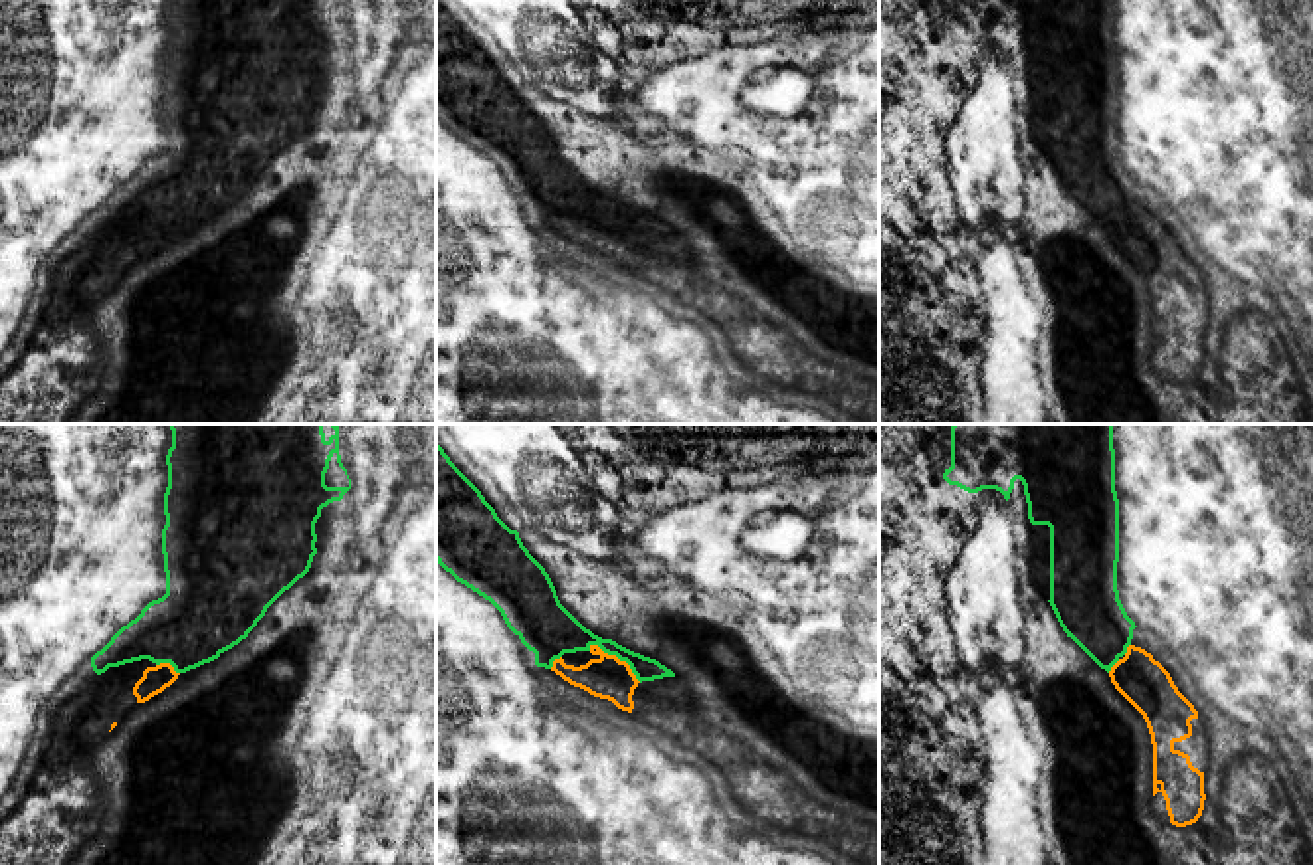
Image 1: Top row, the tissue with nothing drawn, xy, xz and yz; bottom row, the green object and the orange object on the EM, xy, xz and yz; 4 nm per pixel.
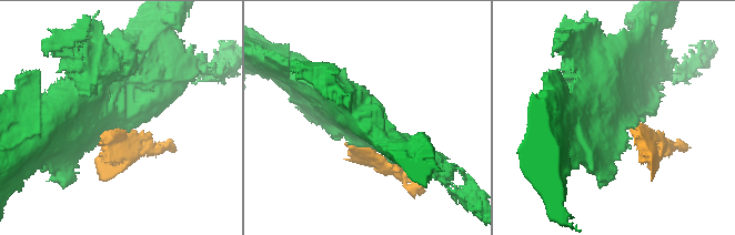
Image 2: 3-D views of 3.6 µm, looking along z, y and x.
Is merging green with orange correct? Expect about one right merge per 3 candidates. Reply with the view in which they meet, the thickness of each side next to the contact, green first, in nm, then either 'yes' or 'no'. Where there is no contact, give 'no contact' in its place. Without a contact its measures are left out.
xz | 170/170 nm | no

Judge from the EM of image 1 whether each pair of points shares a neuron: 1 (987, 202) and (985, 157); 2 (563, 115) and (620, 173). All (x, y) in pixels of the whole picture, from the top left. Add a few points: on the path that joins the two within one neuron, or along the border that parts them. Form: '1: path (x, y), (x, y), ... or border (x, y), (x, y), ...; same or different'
1: path (987, 191), (985, 169); same
2: path (573, 131), (605, 163); same

